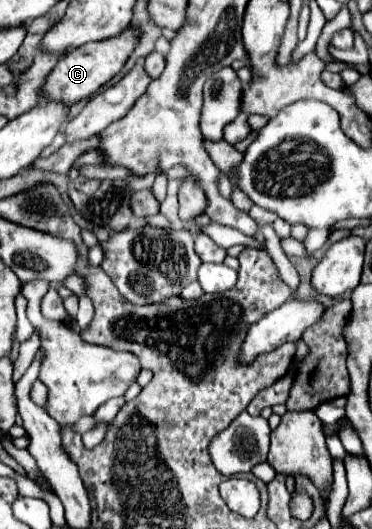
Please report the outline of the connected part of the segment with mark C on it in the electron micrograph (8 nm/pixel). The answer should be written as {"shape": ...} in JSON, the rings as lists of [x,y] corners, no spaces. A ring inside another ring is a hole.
{"shape":[[[127,27],[123,33],[119,33],[117,37],[107,39],[107,41],[97,41],[97,43],[89,43],[89,45],[81,45],[77,49],[71,49],[57,63],[57,67],[51,71],[51,75],[47,77],[45,97],[47,99],[55,99],[55,101],[65,103],[67,107],[71,107],[73,103],[81,101],[83,97],[93,95],[101,85],[111,81],[121,71],[121,67],[125,65],[125,61],[133,53],[139,37],[141,37],[141,29],[139,27],[137,29],[135,27]]]}

